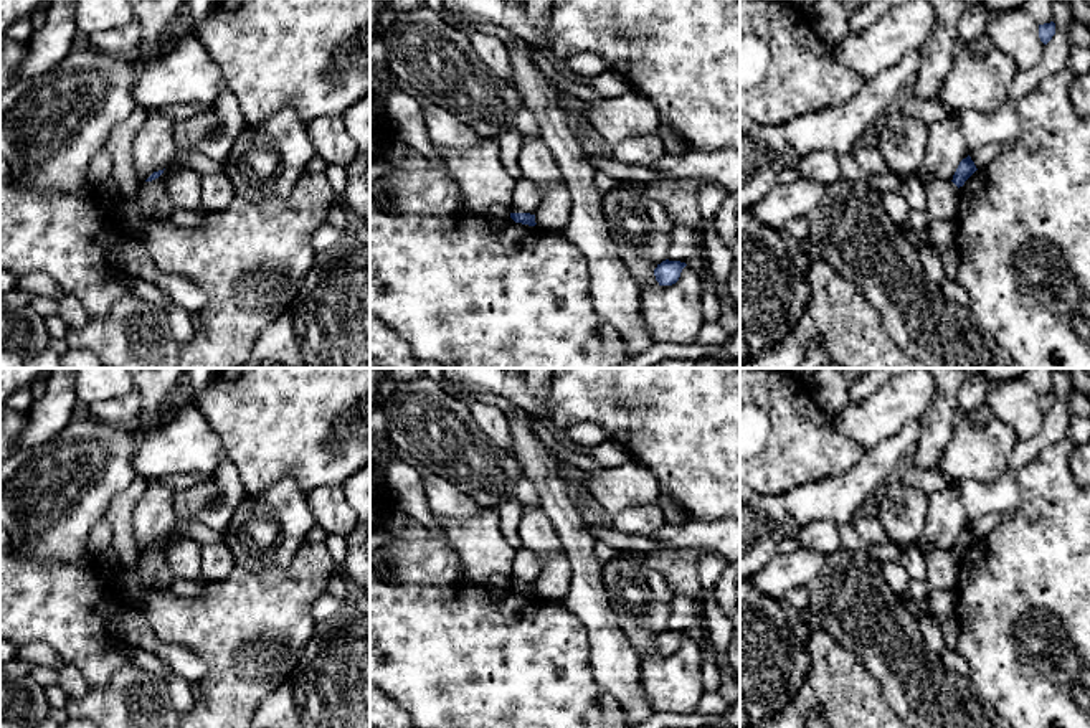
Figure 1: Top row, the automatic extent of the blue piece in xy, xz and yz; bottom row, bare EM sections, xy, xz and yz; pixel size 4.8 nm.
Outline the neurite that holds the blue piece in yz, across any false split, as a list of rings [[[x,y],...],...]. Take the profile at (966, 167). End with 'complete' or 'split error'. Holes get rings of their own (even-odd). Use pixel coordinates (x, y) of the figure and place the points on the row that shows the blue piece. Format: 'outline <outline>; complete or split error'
outline [[[968,155],[966,158],[963,158],[960,162],[951,182],[960,188],[976,170],[978,168],[976,168],[974,162]]]; complete

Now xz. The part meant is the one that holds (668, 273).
outline [[[666,259],[654,269],[656,281],[659,286],[672,286],[679,281],[685,266],[685,262]]]; complete

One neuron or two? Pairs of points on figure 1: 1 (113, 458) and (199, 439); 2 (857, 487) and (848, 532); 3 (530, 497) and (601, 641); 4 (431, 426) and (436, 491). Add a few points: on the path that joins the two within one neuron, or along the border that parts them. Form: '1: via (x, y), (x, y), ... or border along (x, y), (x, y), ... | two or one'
1: border along (159, 423), (136, 444), (132, 458), (136, 474) | two
2: border along (849, 520), (839, 525) | two
3: border along (524, 472), (532, 481), (540, 504) | two
4: border along (415, 463), (445, 477), (468, 496) | two

